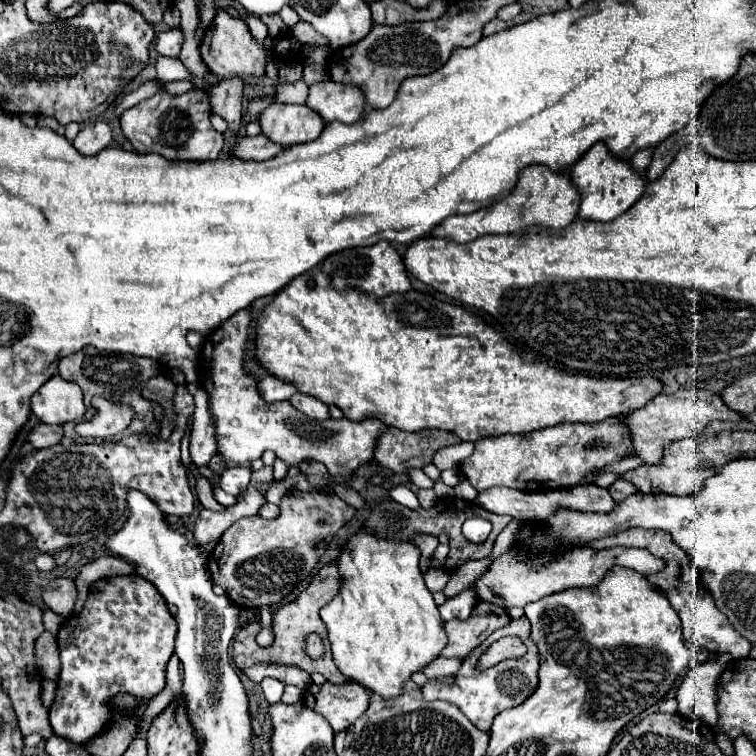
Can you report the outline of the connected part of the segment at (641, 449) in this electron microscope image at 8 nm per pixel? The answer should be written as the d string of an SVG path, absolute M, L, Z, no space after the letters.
M678 389L672 395L656 395L650 399L642 409L626 415L626 423L630 423L634 451L640 455L648 465L662 461L662 451L666 445L686 439L698 437L712 421L742 421L744 417L732 409L728 409L718 393L704 391L704 389Z

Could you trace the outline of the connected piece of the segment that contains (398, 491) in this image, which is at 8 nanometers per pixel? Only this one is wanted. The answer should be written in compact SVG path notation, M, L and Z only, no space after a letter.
M396 485L396 487L392 487L388 495L390 495L390 499L394 499L394 501L398 501L400 505L406 505L406 507L410 507L412 510L418 510L420 508L416 495L412 493L412 489L406 487L406 485Z

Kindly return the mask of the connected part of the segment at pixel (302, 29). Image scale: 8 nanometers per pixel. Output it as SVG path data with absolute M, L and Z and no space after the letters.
M298 21L296 25L294 25L294 29L292 29L292 35L300 41L300 43L314 43L314 45L328 45L328 39L326 37L322 37L322 35L318 35L316 31L314 31L314 27L310 27L310 23L306 23L306 21Z

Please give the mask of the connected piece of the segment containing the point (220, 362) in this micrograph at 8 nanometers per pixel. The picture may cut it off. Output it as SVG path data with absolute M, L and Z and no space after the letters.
M240 311L238 315L232 315L226 323L222 323L222 327L218 327L214 333L210 333L204 341L204 347L200 351L200 359L206 365L206 373L202 373L202 387L208 391L210 395L210 409L212 415L216 417L216 441L218 441L218 453L236 465L246 465L248 461L260 459L264 451L274 451L278 459L282 459L288 467L292 465L300 465L302 461L320 461L326 465L328 473L332 477L340 475L340 471L344 471L344 475L352 475L360 465L366 465L374 459L374 445L378 441L378 437L386 431L386 425L378 419L366 419L366 421L350 421L346 417L342 419L326 419L326 421L316 421L310 419L306 415L302 415L300 411L296 411L294 407L290 407L288 401L278 401L278 403L266 403L256 389L256 383L252 377L248 377L242 371L242 355L244 355L244 345L246 345L246 337L248 337L248 323L250 323L250 311Z

